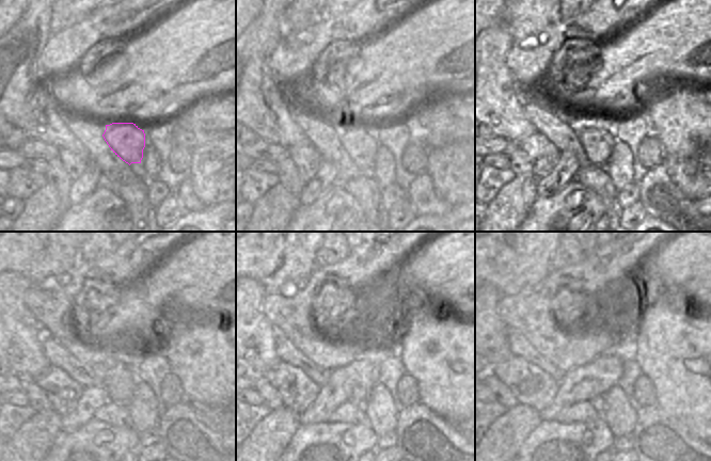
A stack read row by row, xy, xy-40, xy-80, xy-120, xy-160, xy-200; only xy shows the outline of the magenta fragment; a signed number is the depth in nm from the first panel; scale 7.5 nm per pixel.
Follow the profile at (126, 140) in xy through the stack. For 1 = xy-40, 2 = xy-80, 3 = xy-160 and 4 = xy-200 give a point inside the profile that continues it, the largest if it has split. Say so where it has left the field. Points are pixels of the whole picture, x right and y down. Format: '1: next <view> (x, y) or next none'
1: next xy-40 (359, 140)
2: next xy-80 (597, 139)
3: next xy-160 (359, 396)
4: next xy-200 (598, 402)

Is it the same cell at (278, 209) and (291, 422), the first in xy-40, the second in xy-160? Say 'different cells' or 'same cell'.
same cell

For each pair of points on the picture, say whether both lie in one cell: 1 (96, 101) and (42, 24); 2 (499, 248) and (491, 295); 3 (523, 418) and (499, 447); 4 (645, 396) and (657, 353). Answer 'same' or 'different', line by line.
1: different
2: different
3: same
4: different

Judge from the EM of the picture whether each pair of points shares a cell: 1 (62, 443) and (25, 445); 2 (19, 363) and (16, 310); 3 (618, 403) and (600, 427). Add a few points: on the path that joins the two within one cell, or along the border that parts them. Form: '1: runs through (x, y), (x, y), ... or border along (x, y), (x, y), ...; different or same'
1: border along (60, 432), (48, 449); different
2: runs through (18, 350), (16, 322); same
3: border along (601, 416), (615, 438); different

